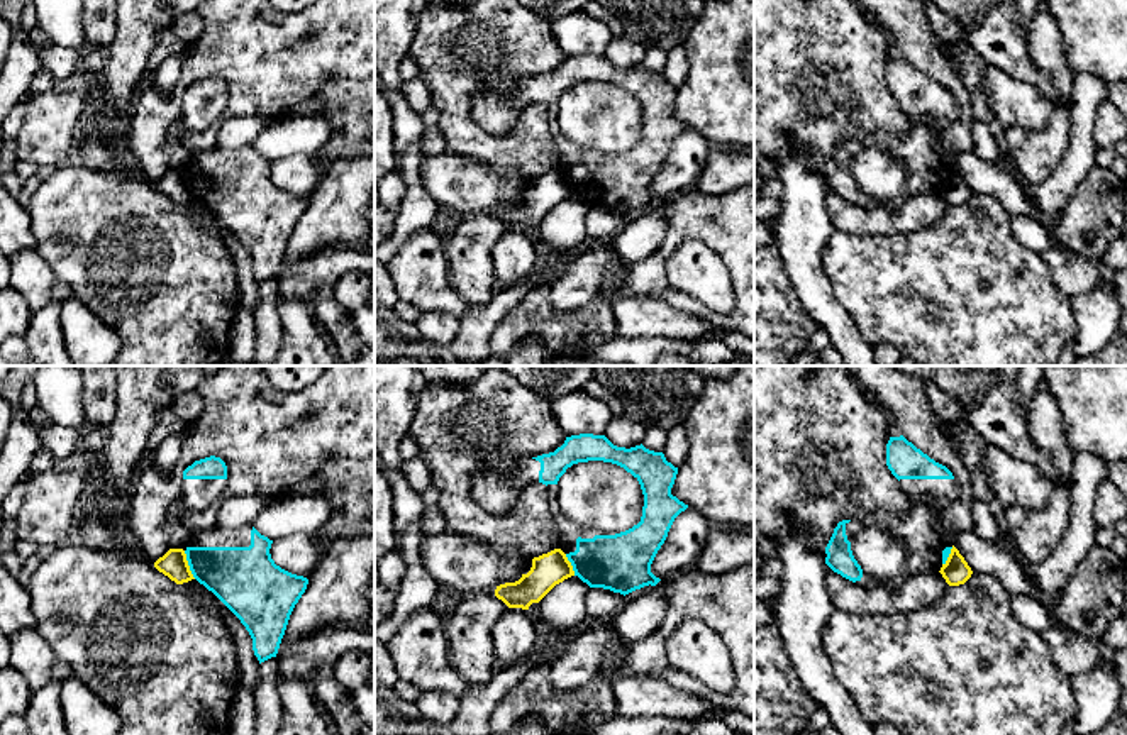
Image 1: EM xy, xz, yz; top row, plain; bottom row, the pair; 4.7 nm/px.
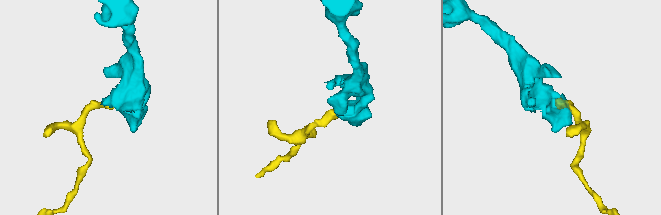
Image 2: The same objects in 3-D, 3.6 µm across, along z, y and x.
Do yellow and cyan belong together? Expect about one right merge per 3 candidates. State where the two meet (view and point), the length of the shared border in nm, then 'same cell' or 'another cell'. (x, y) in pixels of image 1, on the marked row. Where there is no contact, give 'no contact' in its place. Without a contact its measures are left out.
xy (187, 564) | 150 nm | another cell

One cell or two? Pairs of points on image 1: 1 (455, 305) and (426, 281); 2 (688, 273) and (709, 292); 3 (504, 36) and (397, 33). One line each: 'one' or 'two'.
1: one
2: one
3: two

